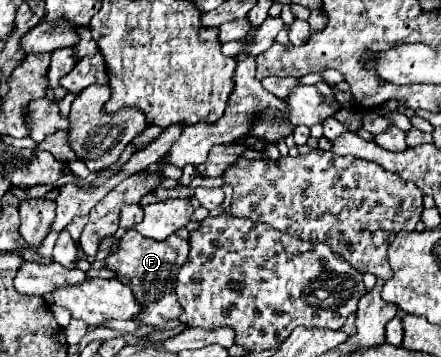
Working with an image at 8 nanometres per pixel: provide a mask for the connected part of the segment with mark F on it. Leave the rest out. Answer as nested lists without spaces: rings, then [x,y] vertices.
[[[129,229],[119,241],[119,249],[107,255],[105,269],[111,269],[119,281],[127,283],[133,289],[135,299],[141,303],[141,315],[137,315],[141,325],[165,327],[169,319],[177,319],[183,313],[183,307],[175,297],[175,281],[187,255],[189,243],[185,239],[171,235],[165,241],[153,241],[139,235],[135,229]]]

